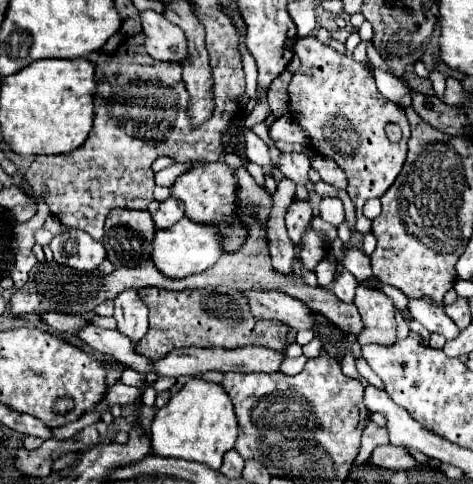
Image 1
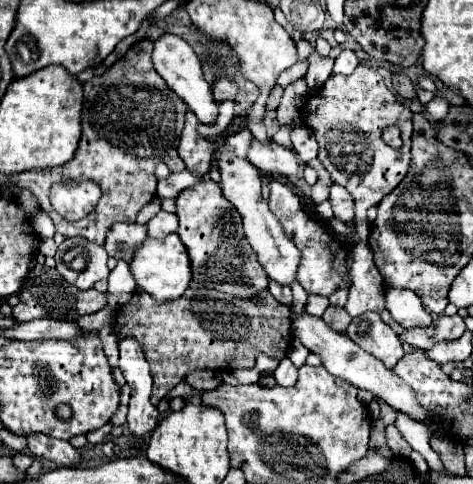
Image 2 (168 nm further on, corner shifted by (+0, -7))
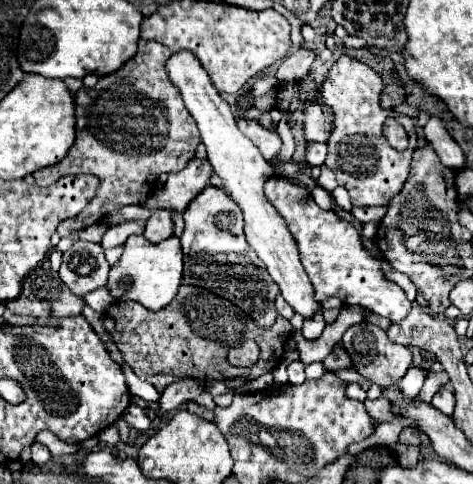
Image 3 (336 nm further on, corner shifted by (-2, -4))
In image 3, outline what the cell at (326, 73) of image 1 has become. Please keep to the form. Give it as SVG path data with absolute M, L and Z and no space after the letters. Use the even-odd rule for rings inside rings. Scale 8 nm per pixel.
M339 56L329 68L321 86L323 102L335 112L335 130L327 144L327 166L337 174L339 186L345 186L349 190L353 206L387 206L391 198L401 192L409 176L411 154L417 148L417 132L411 118L401 116L395 110L383 110L379 106L381 90L381 76L373 68L351 56ZM387 118L395 118L407 130L407 150L397 152L385 140L381 128Z

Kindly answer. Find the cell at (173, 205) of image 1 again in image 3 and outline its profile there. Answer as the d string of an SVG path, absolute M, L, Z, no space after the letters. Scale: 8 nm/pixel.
M155 212L145 226L143 236L151 242L151 244L159 244L161 240L167 240L169 236L173 236L173 220L169 212Z

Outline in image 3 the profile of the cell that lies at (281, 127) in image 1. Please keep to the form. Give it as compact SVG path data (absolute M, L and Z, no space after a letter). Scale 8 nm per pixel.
M307 144L307 152L305 152L305 158L311 166L323 166L325 162L325 156L327 156L327 146L325 144Z

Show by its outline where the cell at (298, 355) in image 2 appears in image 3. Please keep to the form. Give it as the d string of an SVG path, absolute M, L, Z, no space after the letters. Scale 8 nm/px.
M293 362L287 366L287 374L289 374L289 384L301 384L305 382L305 366L301 362Z

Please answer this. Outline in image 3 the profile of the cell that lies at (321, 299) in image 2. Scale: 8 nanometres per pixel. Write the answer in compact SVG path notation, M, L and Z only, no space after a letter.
M319 312L319 316L315 316L315 320L305 320L305 326L303 326L303 338L305 340L317 340L321 336L325 328L325 320L323 320L323 314Z

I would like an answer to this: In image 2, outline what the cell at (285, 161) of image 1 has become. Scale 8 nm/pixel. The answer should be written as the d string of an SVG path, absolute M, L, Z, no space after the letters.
M253 141L251 149L247 153L247 159L267 175L295 177L299 173L299 161L293 155L293 151L281 147L273 141L267 141L267 143Z

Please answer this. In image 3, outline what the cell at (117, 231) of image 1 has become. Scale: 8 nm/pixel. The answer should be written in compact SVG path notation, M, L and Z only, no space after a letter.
M121 222L121 224L117 224L117 226L111 226L111 228L103 234L101 246L103 246L103 248L123 246L125 240L127 240L131 234L141 234L143 228L145 228L143 222Z

